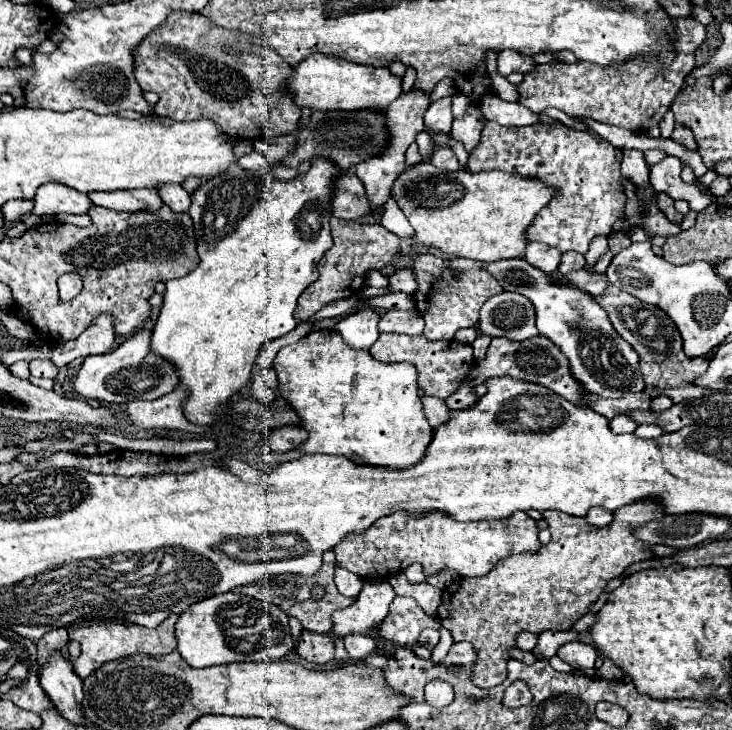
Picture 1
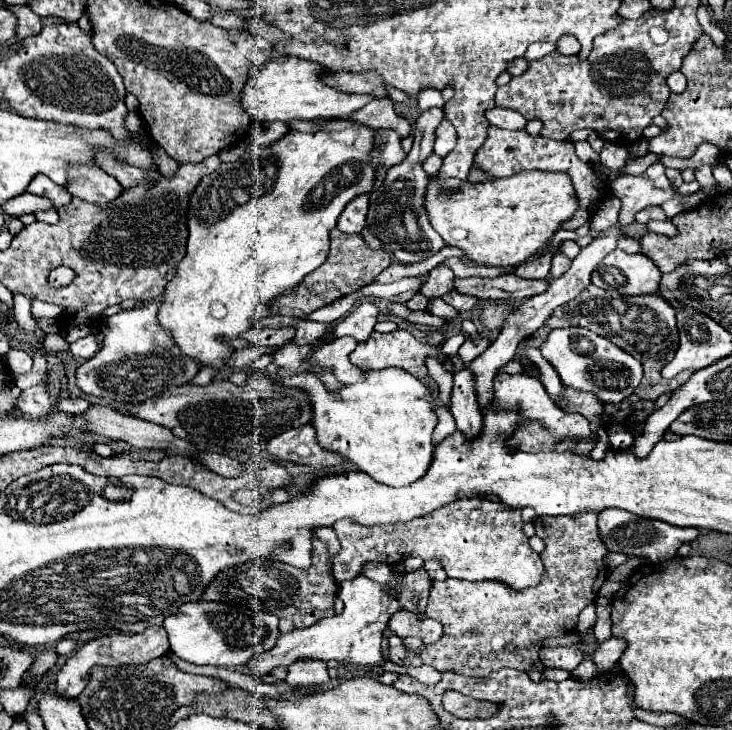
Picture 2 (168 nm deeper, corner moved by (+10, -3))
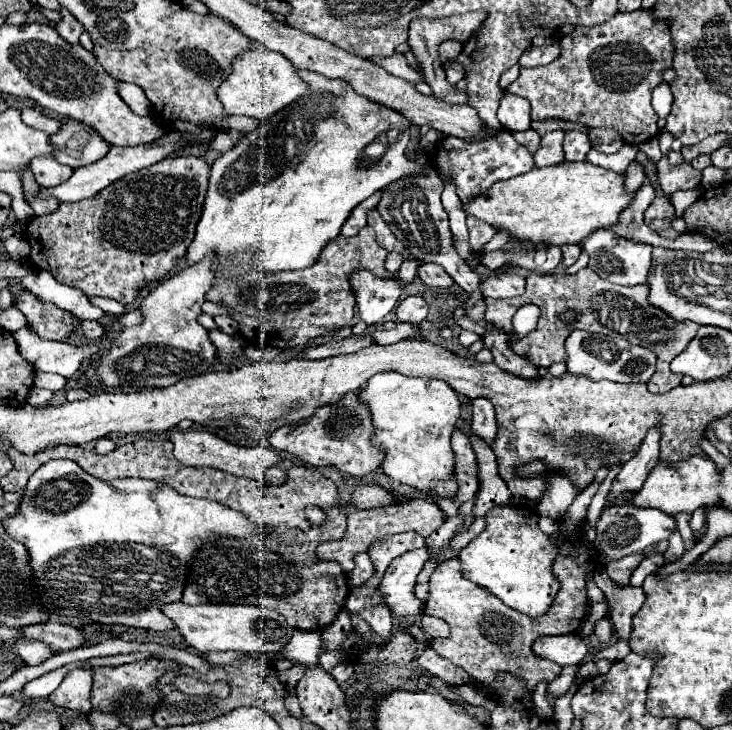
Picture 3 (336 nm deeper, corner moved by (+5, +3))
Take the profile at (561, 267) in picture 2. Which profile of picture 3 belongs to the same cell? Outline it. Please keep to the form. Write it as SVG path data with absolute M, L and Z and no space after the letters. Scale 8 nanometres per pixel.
M575 244L575 246L561 246L561 250L563 250L563 264L565 266L575 264L579 254L581 254L581 246L579 244Z

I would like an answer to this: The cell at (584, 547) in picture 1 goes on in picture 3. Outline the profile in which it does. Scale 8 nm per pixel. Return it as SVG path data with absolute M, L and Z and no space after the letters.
M581 536L573 540L571 554L565 556L559 552L559 556L553 562L553 574L559 582L559 592L557 598L553 600L553 606L545 612L545 616L529 618L509 606L505 606L499 598L493 598L489 590L481 590L481 586L473 586L459 568L457 558L449 558L437 564L437 570L431 574L429 580L429 600L425 604L425 614L429 616L439 616L451 626L449 638L439 638L433 640L433 648L453 662L455 666L463 668L469 678L489 684L495 678L495 672L505 670L505 672L515 672L521 678L527 680L529 690L535 688L539 680L555 680L561 672L561 666L555 662L537 658L533 656L533 642L539 636L545 634L573 634L577 632L577 626L581 624L581 618L585 618L585 610L589 608L587 600L587 578L595 574L595 570L603 568L601 556L593 546L587 546Z

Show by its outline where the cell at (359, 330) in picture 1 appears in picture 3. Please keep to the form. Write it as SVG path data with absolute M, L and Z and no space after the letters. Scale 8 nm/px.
M357 270L351 278L357 310L367 326L381 322L397 304L403 288L395 280L377 278L367 270Z

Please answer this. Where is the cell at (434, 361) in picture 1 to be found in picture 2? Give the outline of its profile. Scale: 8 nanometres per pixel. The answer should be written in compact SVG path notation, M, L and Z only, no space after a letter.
M394 330L390 334L380 334L380 332L372 332L368 336L366 342L360 342L354 352L348 356L350 362L358 368L366 368L366 370L382 370L382 368L402 368L406 372L410 372L412 376L418 376L420 380L428 378L428 370L426 370L426 356L440 356L440 352L428 344L418 342L410 332L406 330Z

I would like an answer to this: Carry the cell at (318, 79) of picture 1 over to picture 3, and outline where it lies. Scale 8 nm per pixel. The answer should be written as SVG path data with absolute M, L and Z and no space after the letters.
M267 48L247 50L233 60L231 76L221 84L217 96L227 114L243 114L259 120L269 120L273 114L309 92L309 84L301 80L297 68L283 56Z

